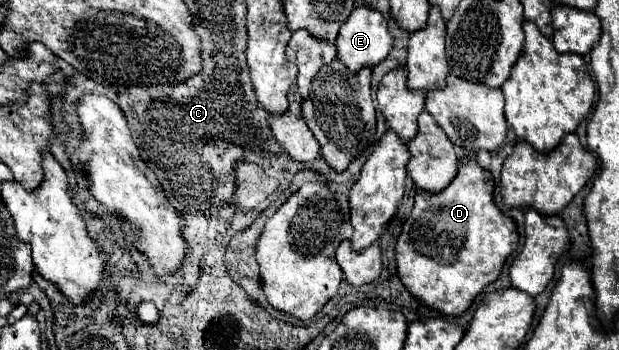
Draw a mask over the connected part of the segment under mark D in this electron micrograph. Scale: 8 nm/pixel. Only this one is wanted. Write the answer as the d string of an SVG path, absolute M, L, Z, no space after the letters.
M464 160L458 168L456 178L440 194L430 194L430 192L416 194L414 210L410 218L404 222L402 232L396 240L398 278L416 300L424 302L426 306L438 310L444 316L464 314L474 302L474 298L484 290L484 286L488 286L500 276L506 258L518 246L516 224L510 216L502 214L496 208L492 200L492 190L494 190L494 180L490 172L482 170L476 164L476 160Z

